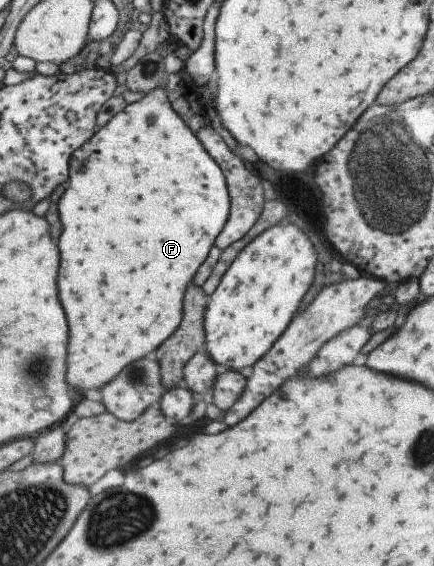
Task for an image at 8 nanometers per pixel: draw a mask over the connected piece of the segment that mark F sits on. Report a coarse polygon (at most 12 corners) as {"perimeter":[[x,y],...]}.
{"perimeter":[[166,83],[71,161],[68,383],[183,323],[231,217]]}

